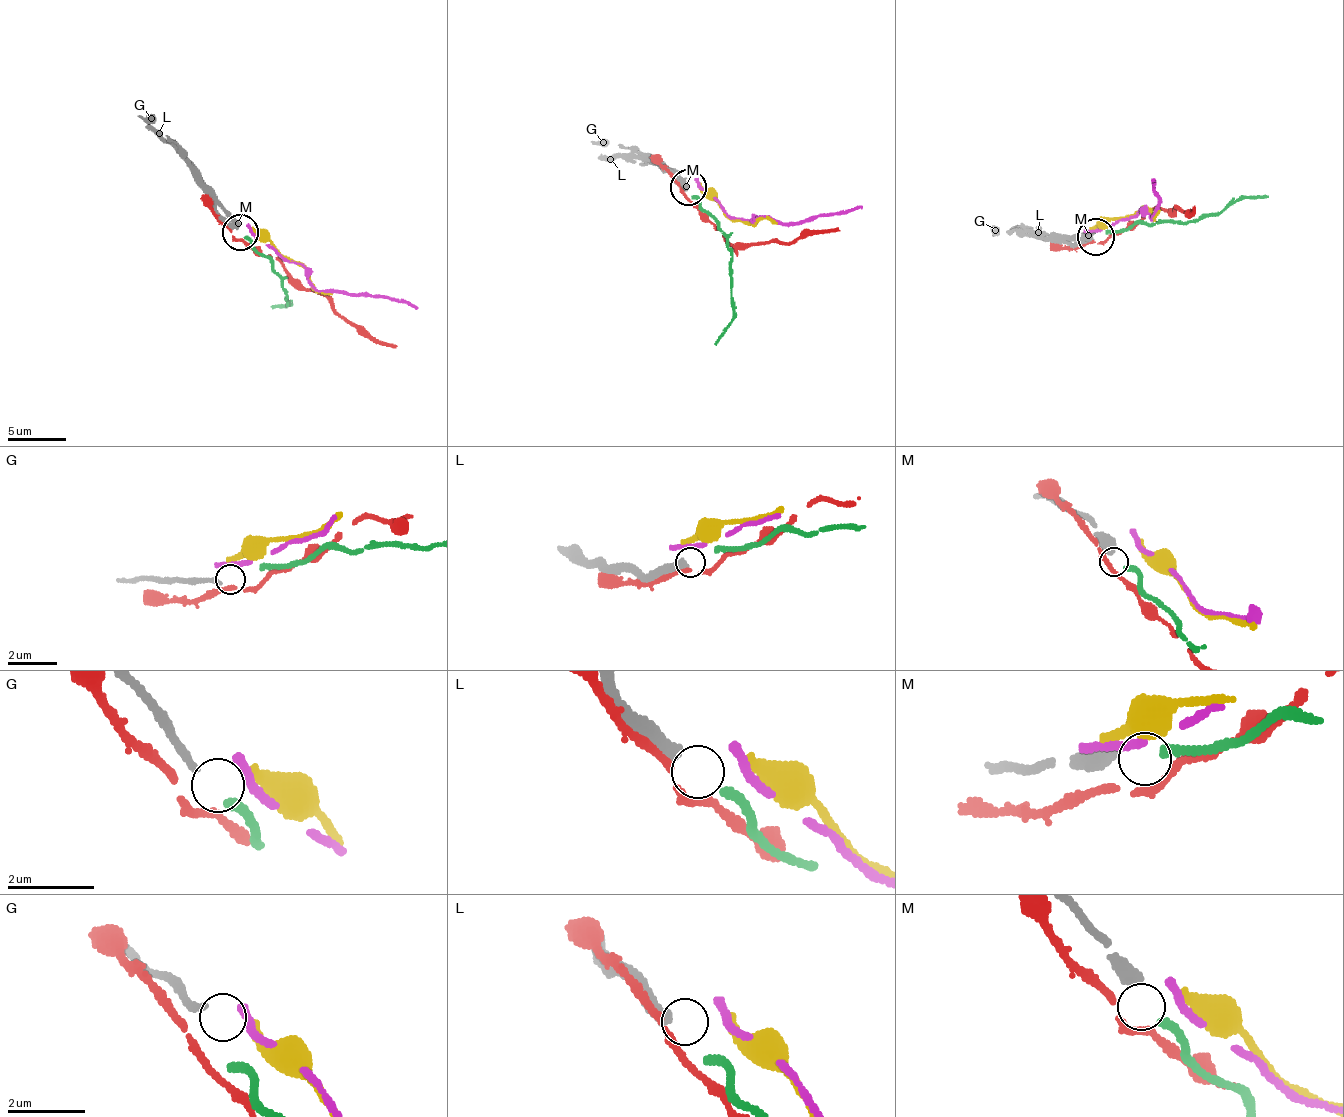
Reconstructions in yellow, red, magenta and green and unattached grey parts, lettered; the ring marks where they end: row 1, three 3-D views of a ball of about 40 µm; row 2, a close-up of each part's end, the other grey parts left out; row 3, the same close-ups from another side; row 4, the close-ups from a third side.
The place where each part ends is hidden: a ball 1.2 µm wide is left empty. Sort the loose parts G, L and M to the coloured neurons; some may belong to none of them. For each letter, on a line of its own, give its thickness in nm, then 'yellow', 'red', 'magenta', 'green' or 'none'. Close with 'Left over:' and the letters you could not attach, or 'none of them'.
G: 170 nm thick; none
L: 360 nm thick; none
M: 400 nm thick; green
Left over: G, L

